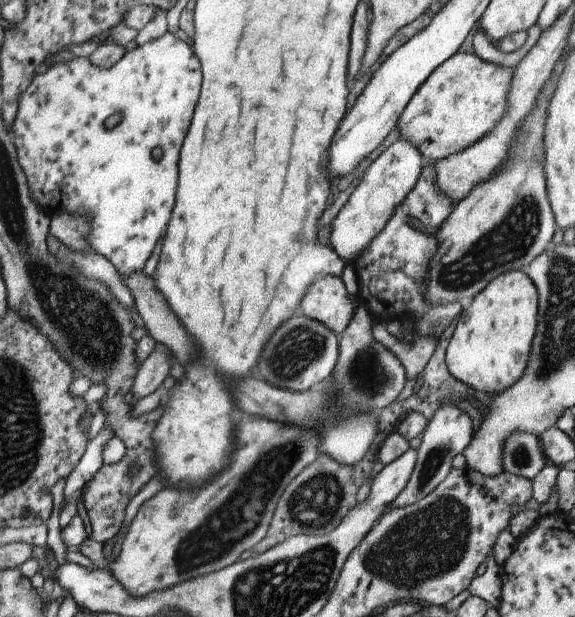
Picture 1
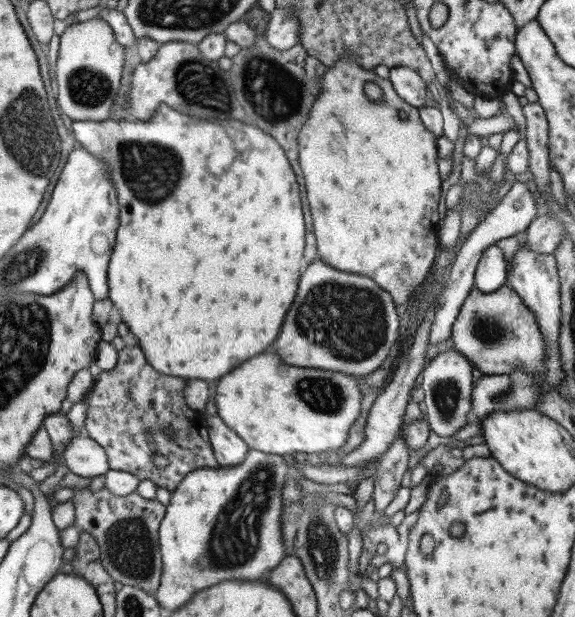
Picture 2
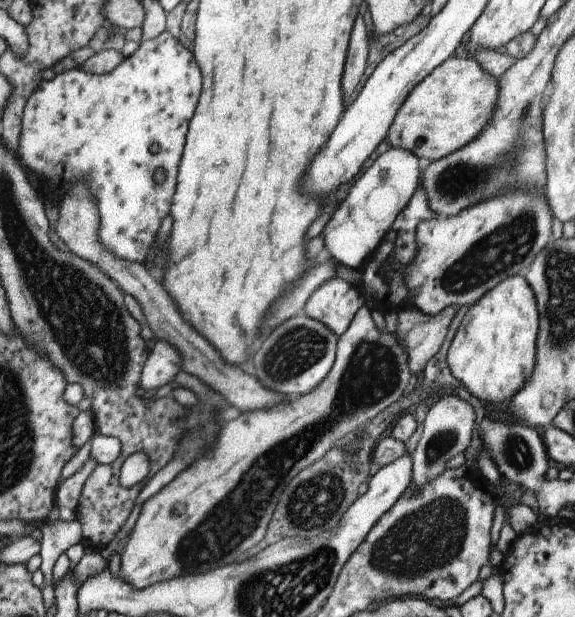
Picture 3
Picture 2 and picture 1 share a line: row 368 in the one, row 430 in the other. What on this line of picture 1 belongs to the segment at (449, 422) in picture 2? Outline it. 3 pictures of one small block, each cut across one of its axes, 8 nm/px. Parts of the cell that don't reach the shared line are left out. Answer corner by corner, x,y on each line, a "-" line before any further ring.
446,403
442,404
440,407
437,407
433,414
426,420
425,428
423,429
423,436
421,436
421,442
419,442
419,446
417,446
416,450
416,461
413,467
413,470
411,471
411,476
409,477
409,480
407,481
407,484
405,485
405,488
393,499
393,502
390,503
390,506
387,508
389,510
391,507
402,507
403,505
411,504
412,502
415,502
416,500
419,500
420,498
423,498
424,496
427,496
429,492
431,492
441,480
443,480
447,473
451,470
451,460
453,460
453,457
456,454
462,454
463,449
469,444
469,441
472,437
472,429
471,429
471,419
470,416
460,408
457,408
456,406
453,406
452,404

